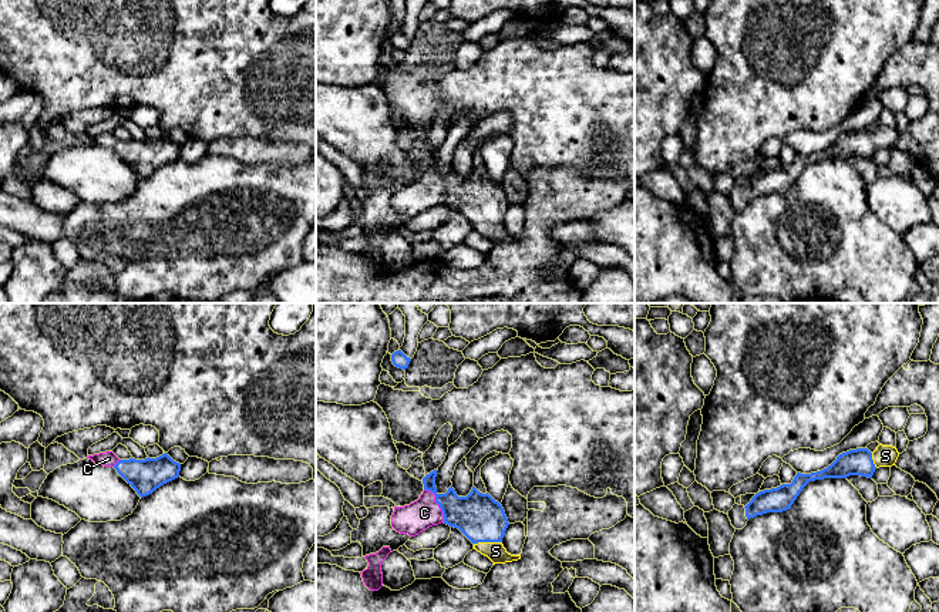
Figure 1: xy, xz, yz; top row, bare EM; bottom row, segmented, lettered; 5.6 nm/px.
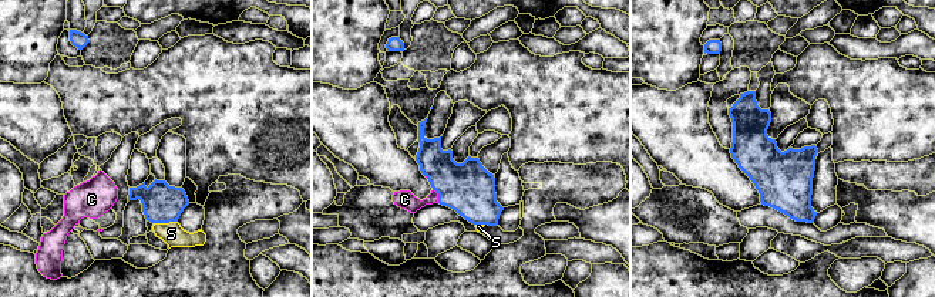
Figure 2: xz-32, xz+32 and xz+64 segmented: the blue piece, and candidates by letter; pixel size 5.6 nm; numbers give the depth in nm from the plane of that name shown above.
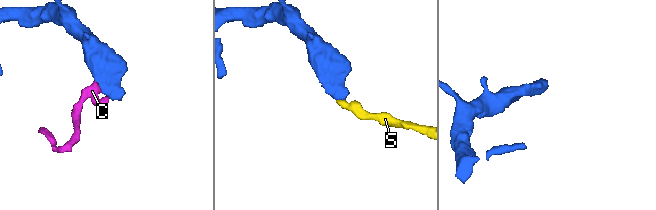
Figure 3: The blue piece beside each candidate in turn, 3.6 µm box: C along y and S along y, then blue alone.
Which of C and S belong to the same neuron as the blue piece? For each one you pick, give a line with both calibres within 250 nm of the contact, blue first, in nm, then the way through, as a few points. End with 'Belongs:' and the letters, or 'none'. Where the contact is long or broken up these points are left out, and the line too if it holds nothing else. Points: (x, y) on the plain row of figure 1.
C: calibres 260 and 170 nm; way xz (477, 197), (443, 190), (436, 182), (424, 194)
S: calibres 260 and 110 nm; way xz (481, 199), (487, 222), (495, 232)
Belongs: C, S

